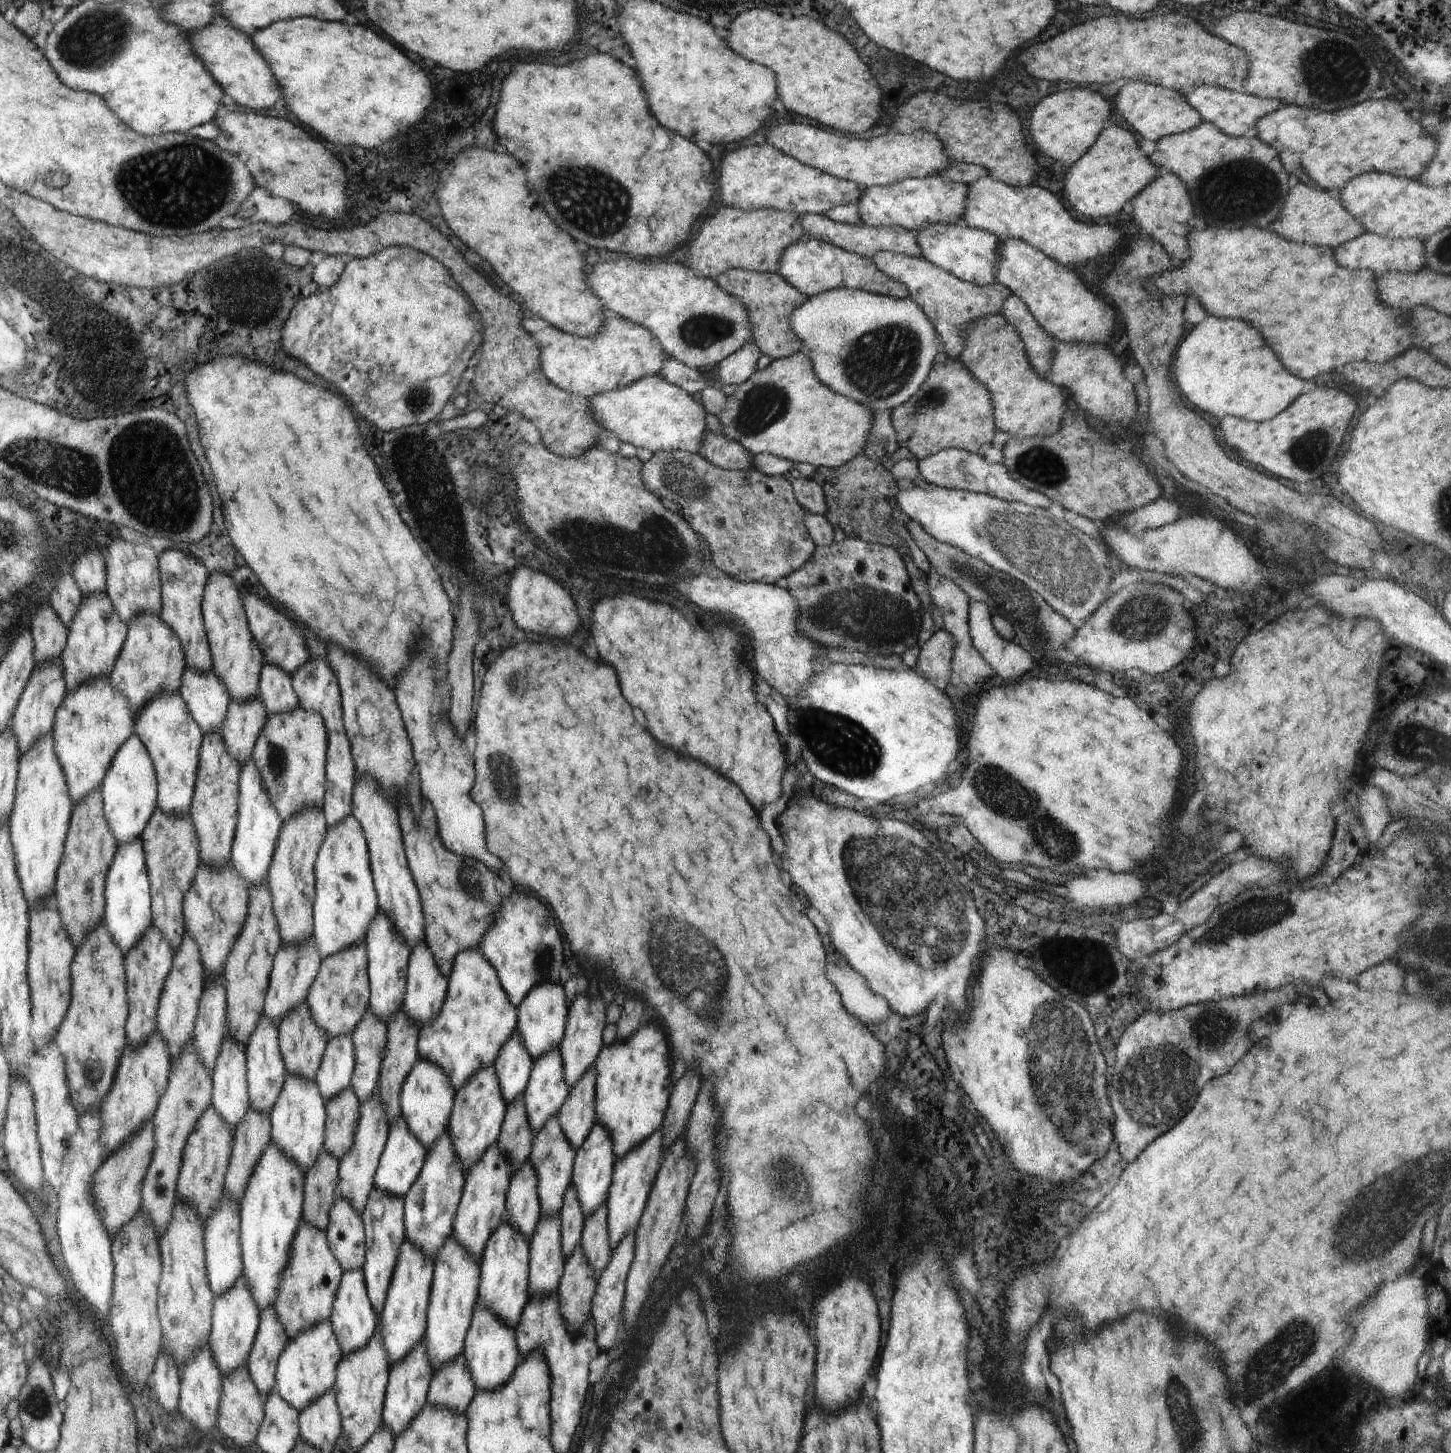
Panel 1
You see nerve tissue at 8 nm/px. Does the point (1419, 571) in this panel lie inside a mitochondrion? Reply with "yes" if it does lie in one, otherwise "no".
no

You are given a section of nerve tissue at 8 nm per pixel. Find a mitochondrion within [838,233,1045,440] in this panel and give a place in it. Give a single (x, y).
(881, 361)

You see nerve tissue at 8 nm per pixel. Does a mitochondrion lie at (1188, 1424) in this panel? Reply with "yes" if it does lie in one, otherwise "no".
yes

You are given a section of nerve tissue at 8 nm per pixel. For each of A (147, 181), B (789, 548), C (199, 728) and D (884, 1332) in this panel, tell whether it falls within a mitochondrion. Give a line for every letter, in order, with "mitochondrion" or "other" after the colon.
A: mitochondrion
B: mitochondrion
C: other
D: other

